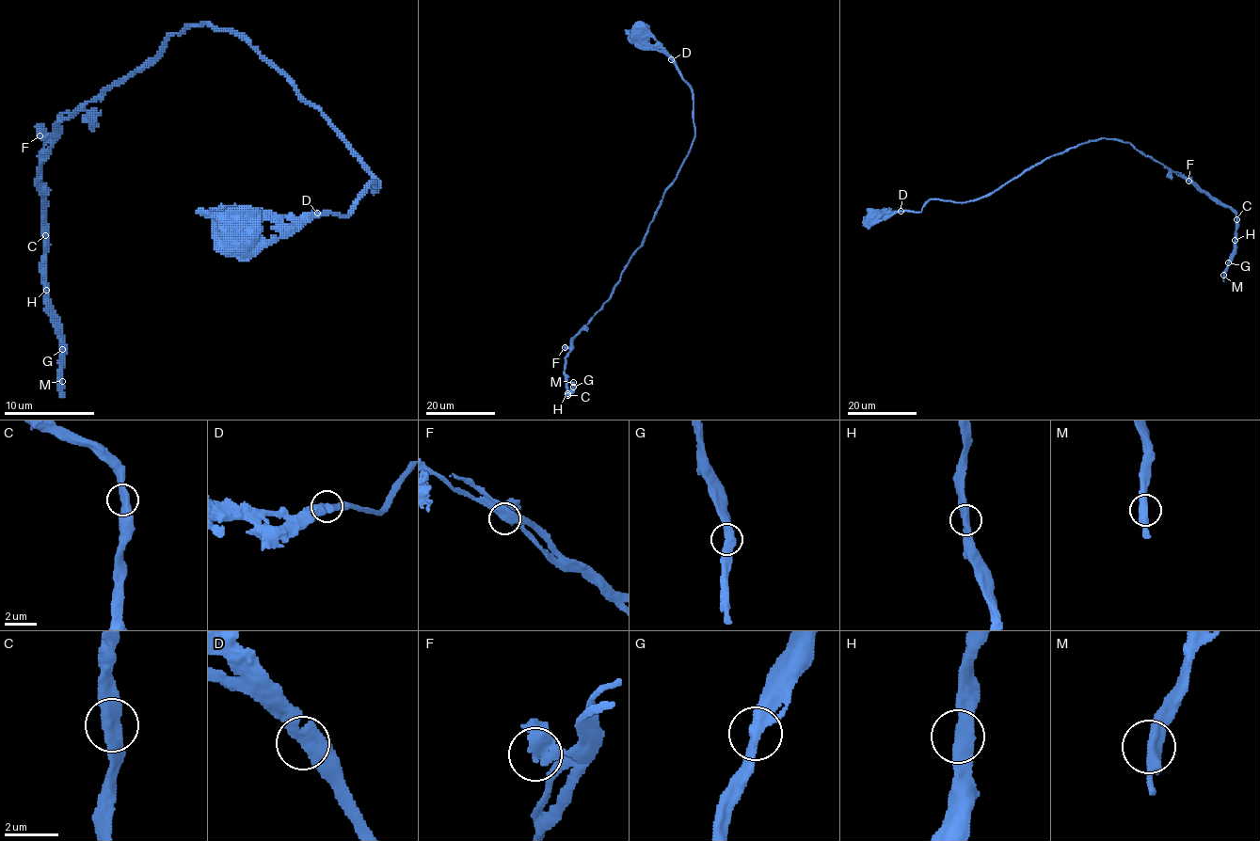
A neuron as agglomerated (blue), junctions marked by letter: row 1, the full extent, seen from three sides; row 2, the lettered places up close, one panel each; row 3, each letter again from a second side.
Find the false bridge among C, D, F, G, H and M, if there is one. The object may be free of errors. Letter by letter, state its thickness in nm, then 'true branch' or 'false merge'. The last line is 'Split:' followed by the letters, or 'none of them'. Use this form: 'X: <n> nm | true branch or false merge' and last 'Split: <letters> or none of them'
C: 480 nm | true branch
D: 460 nm | true branch
F: 460 nm | true branch
G: 400 nm | true branch
H: 460 nm | true branch
M: 440 nm | true branch
Split: none of them

